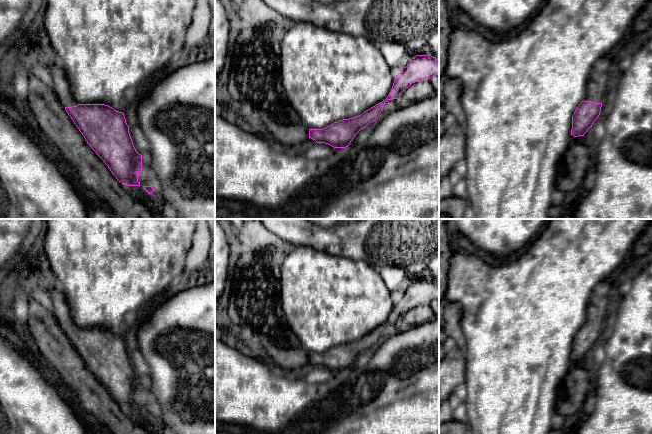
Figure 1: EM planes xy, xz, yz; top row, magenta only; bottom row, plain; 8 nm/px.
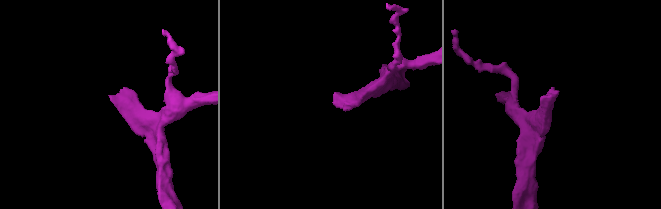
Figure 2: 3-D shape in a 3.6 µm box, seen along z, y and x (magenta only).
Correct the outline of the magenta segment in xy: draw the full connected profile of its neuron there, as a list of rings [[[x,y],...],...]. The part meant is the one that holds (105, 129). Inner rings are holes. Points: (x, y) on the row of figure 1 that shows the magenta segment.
[[[59,63],[48,65],[53,89],[60,103],[84,136],[90,147],[108,166],[116,179],[127,186],[140,186],[138,173],[142,170],[142,155],[133,144],[124,113],[114,110],[105,104],[79,104],[73,97],[67,75]]]

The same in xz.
[[[430,54],[416,55],[396,75],[391,92],[385,100],[359,116],[339,120],[323,129],[309,129],[309,138],[334,148],[346,148],[361,129],[378,119],[387,100],[397,99],[397,96],[401,95],[412,83],[425,78],[430,79],[435,75],[439,75],[439,60]]]

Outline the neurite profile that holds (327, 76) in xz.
[[[308,22],[291,23],[281,44],[281,83],[293,109],[310,129],[361,115],[387,98],[395,71],[366,35],[353,36]]]

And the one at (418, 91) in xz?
[[[421,80],[412,83],[406,88],[401,95],[411,103],[422,101],[426,98],[434,96],[435,90],[429,80]]]

